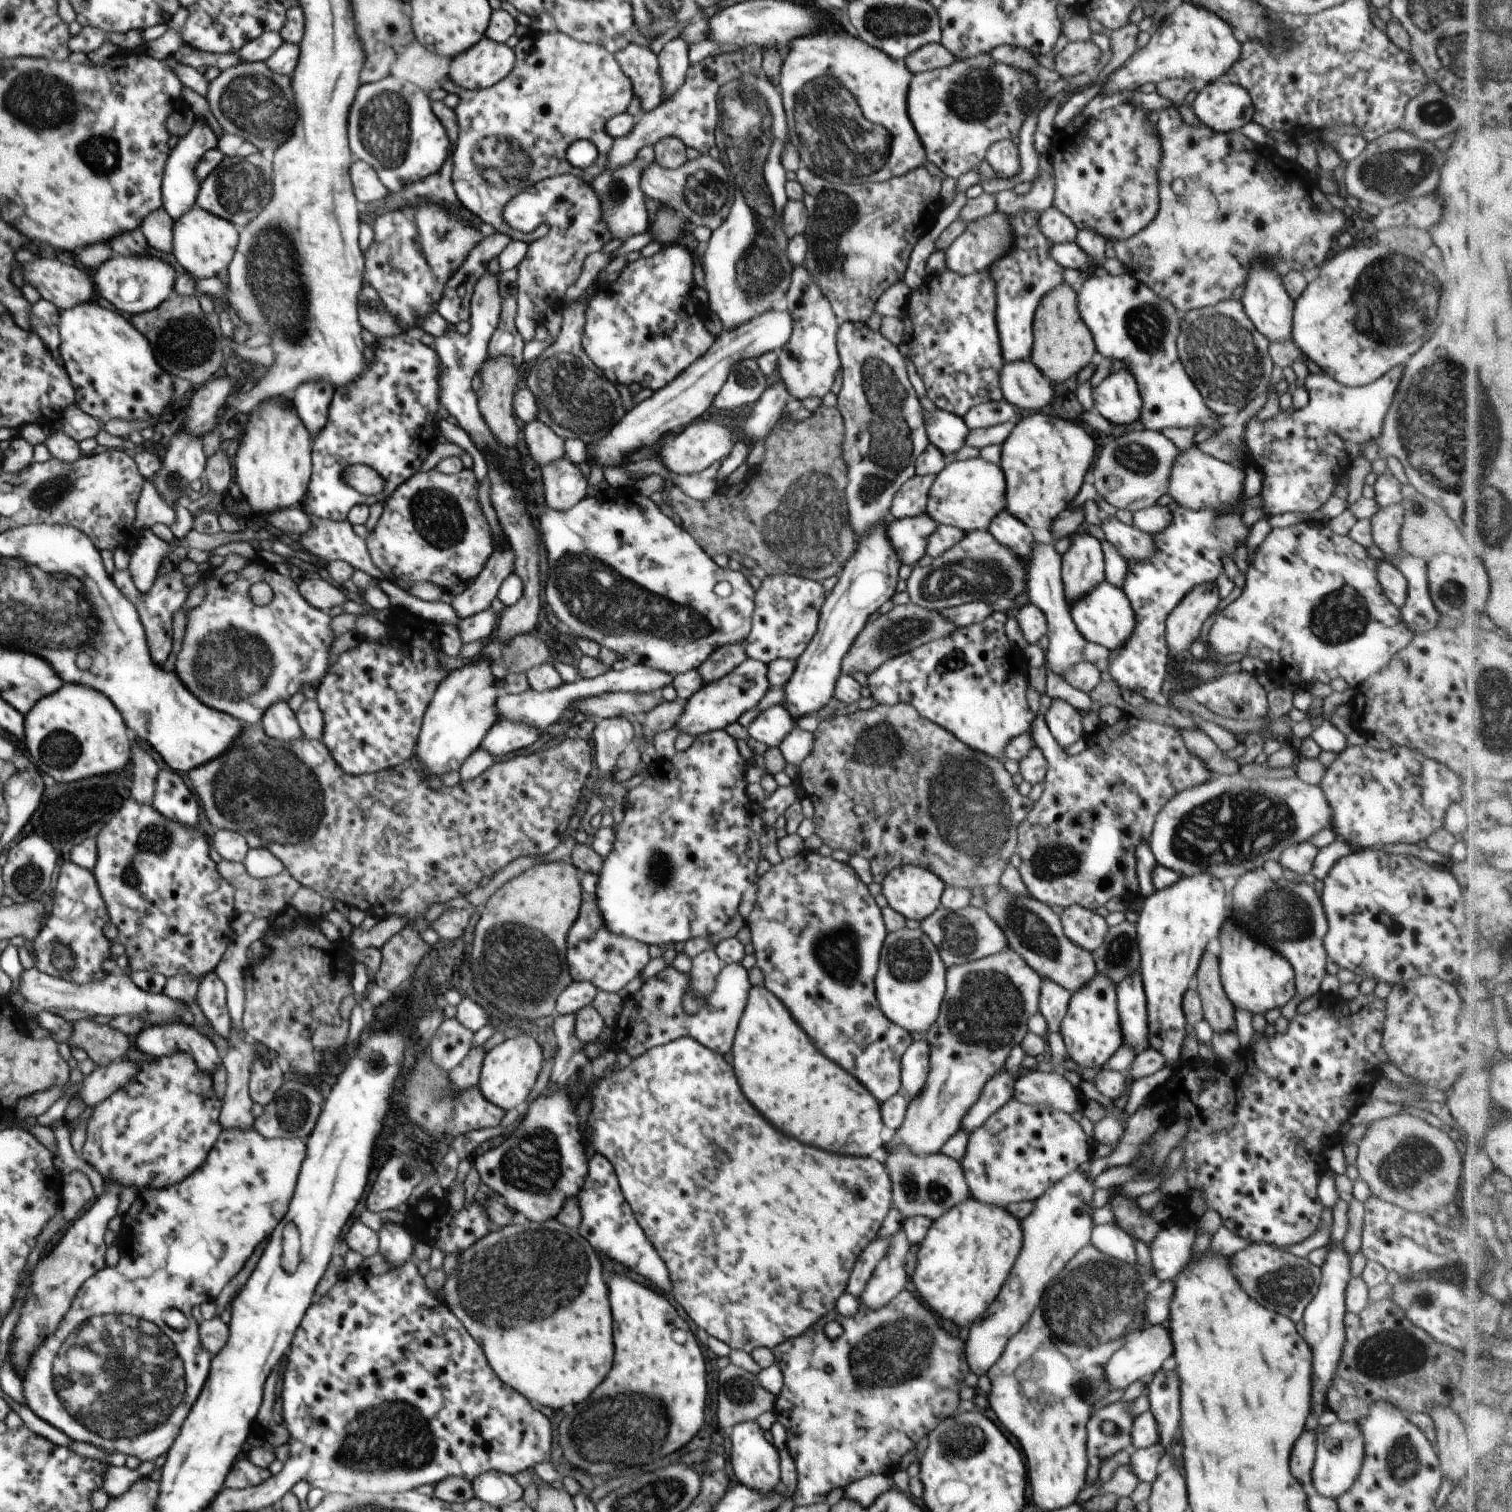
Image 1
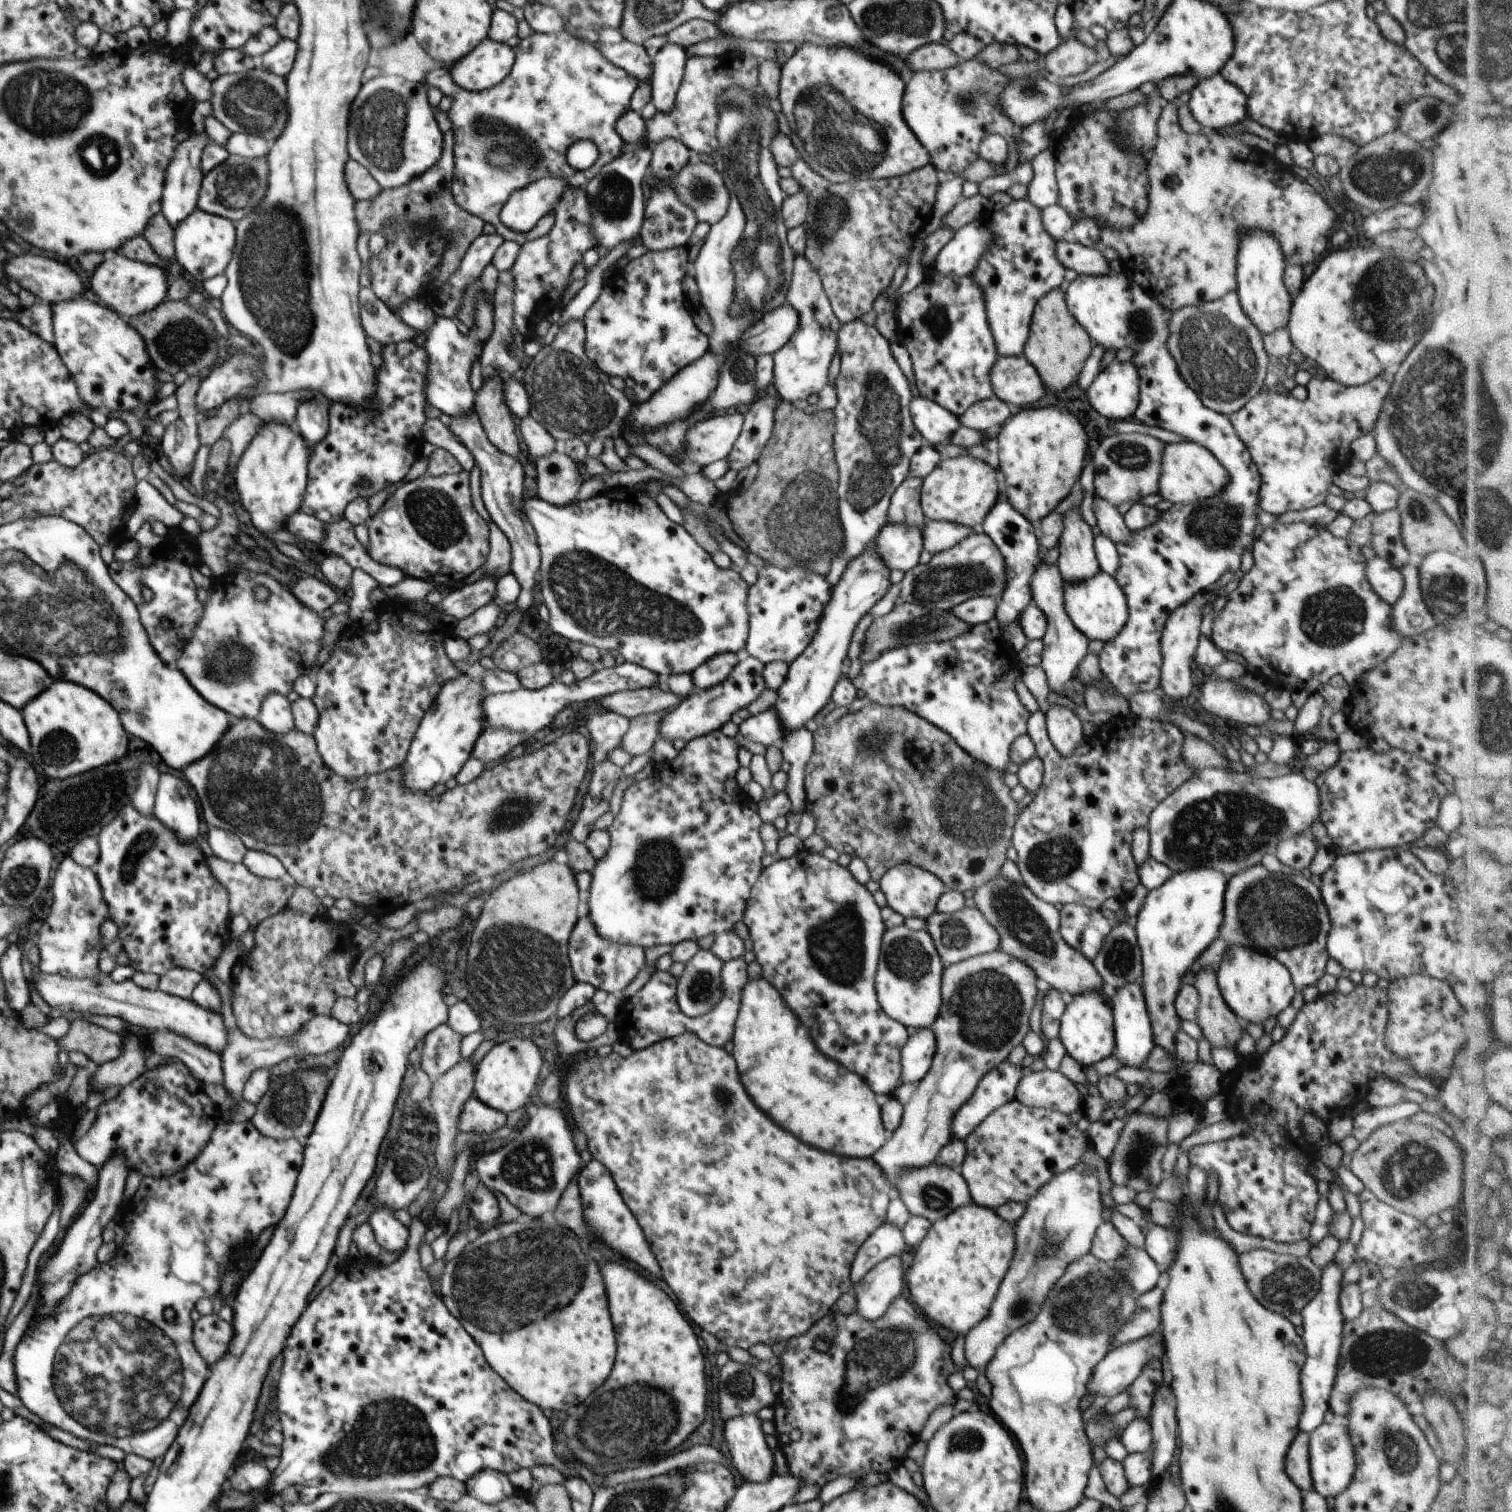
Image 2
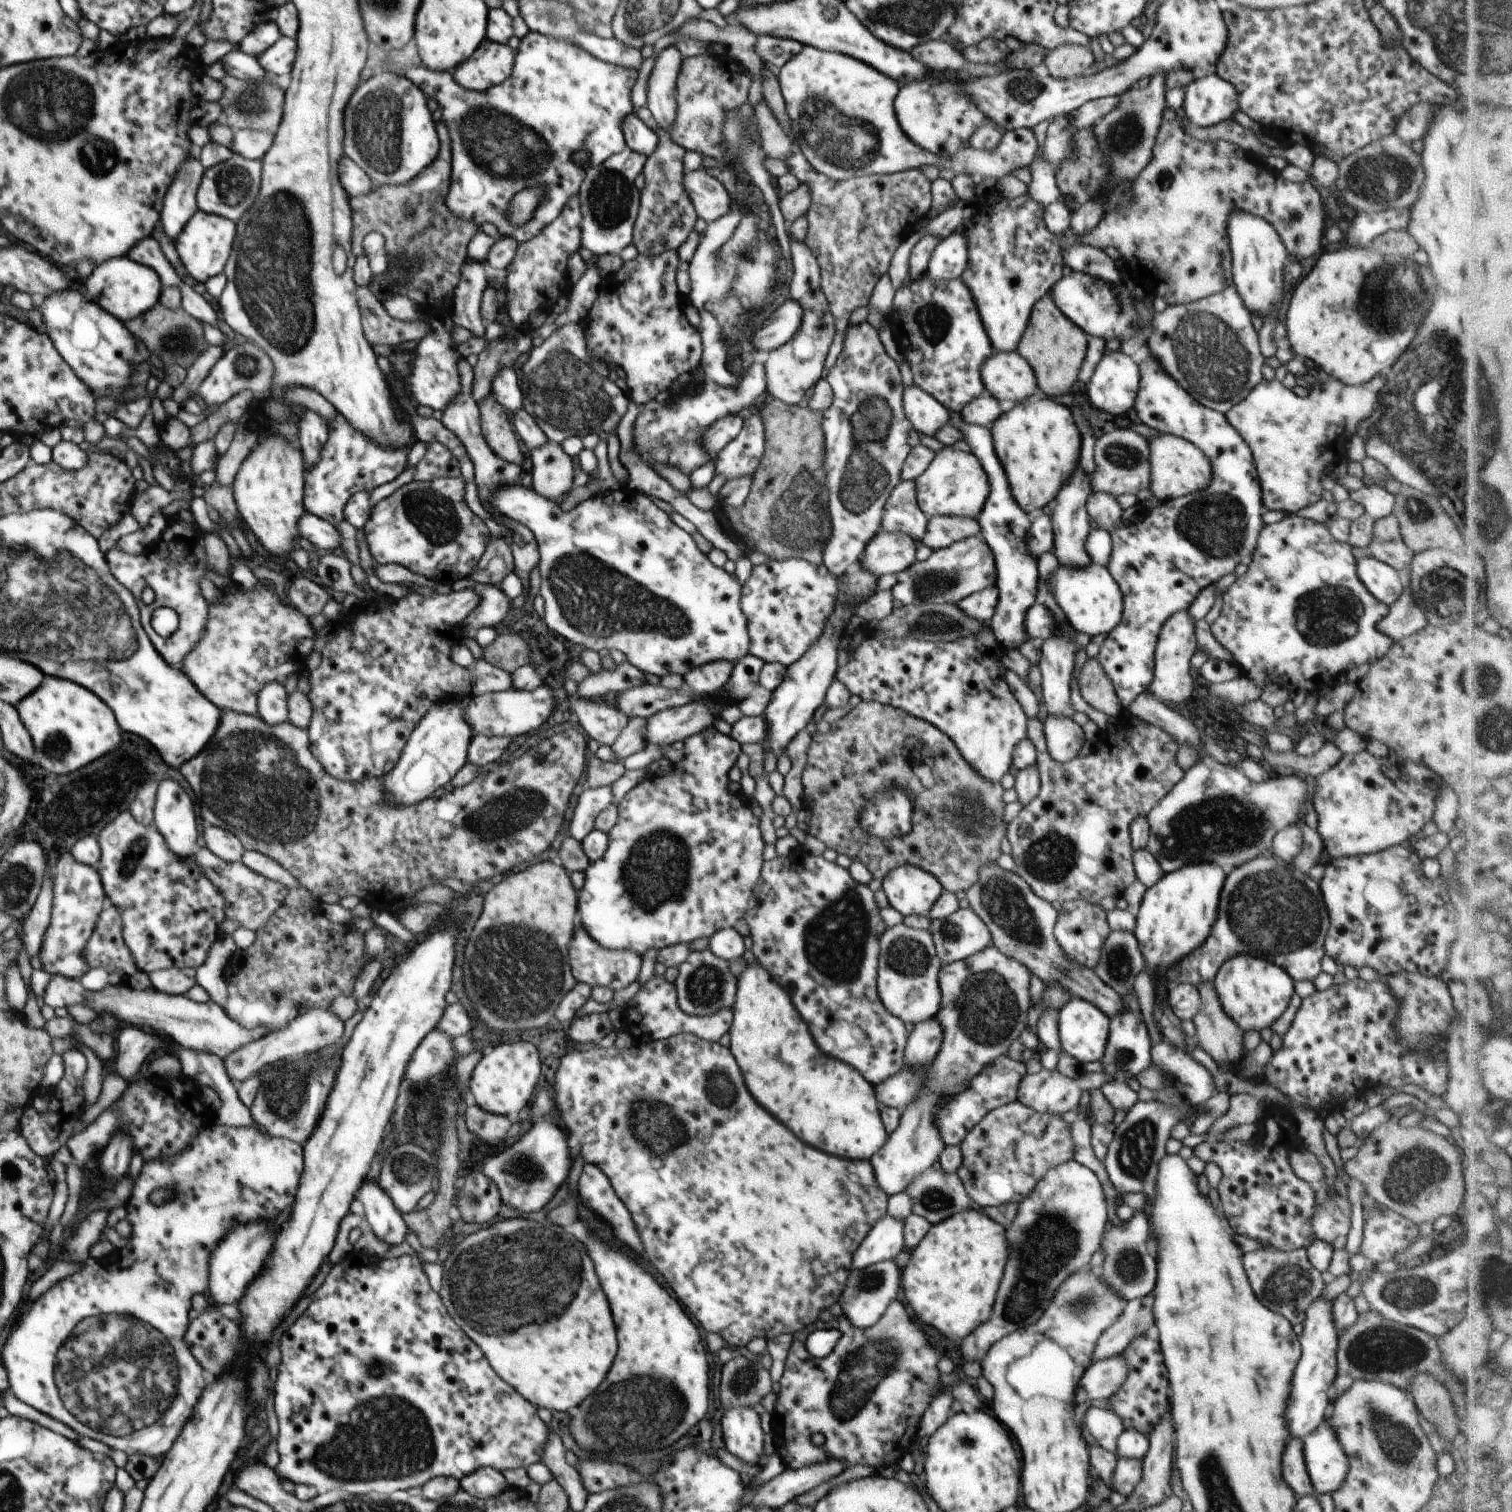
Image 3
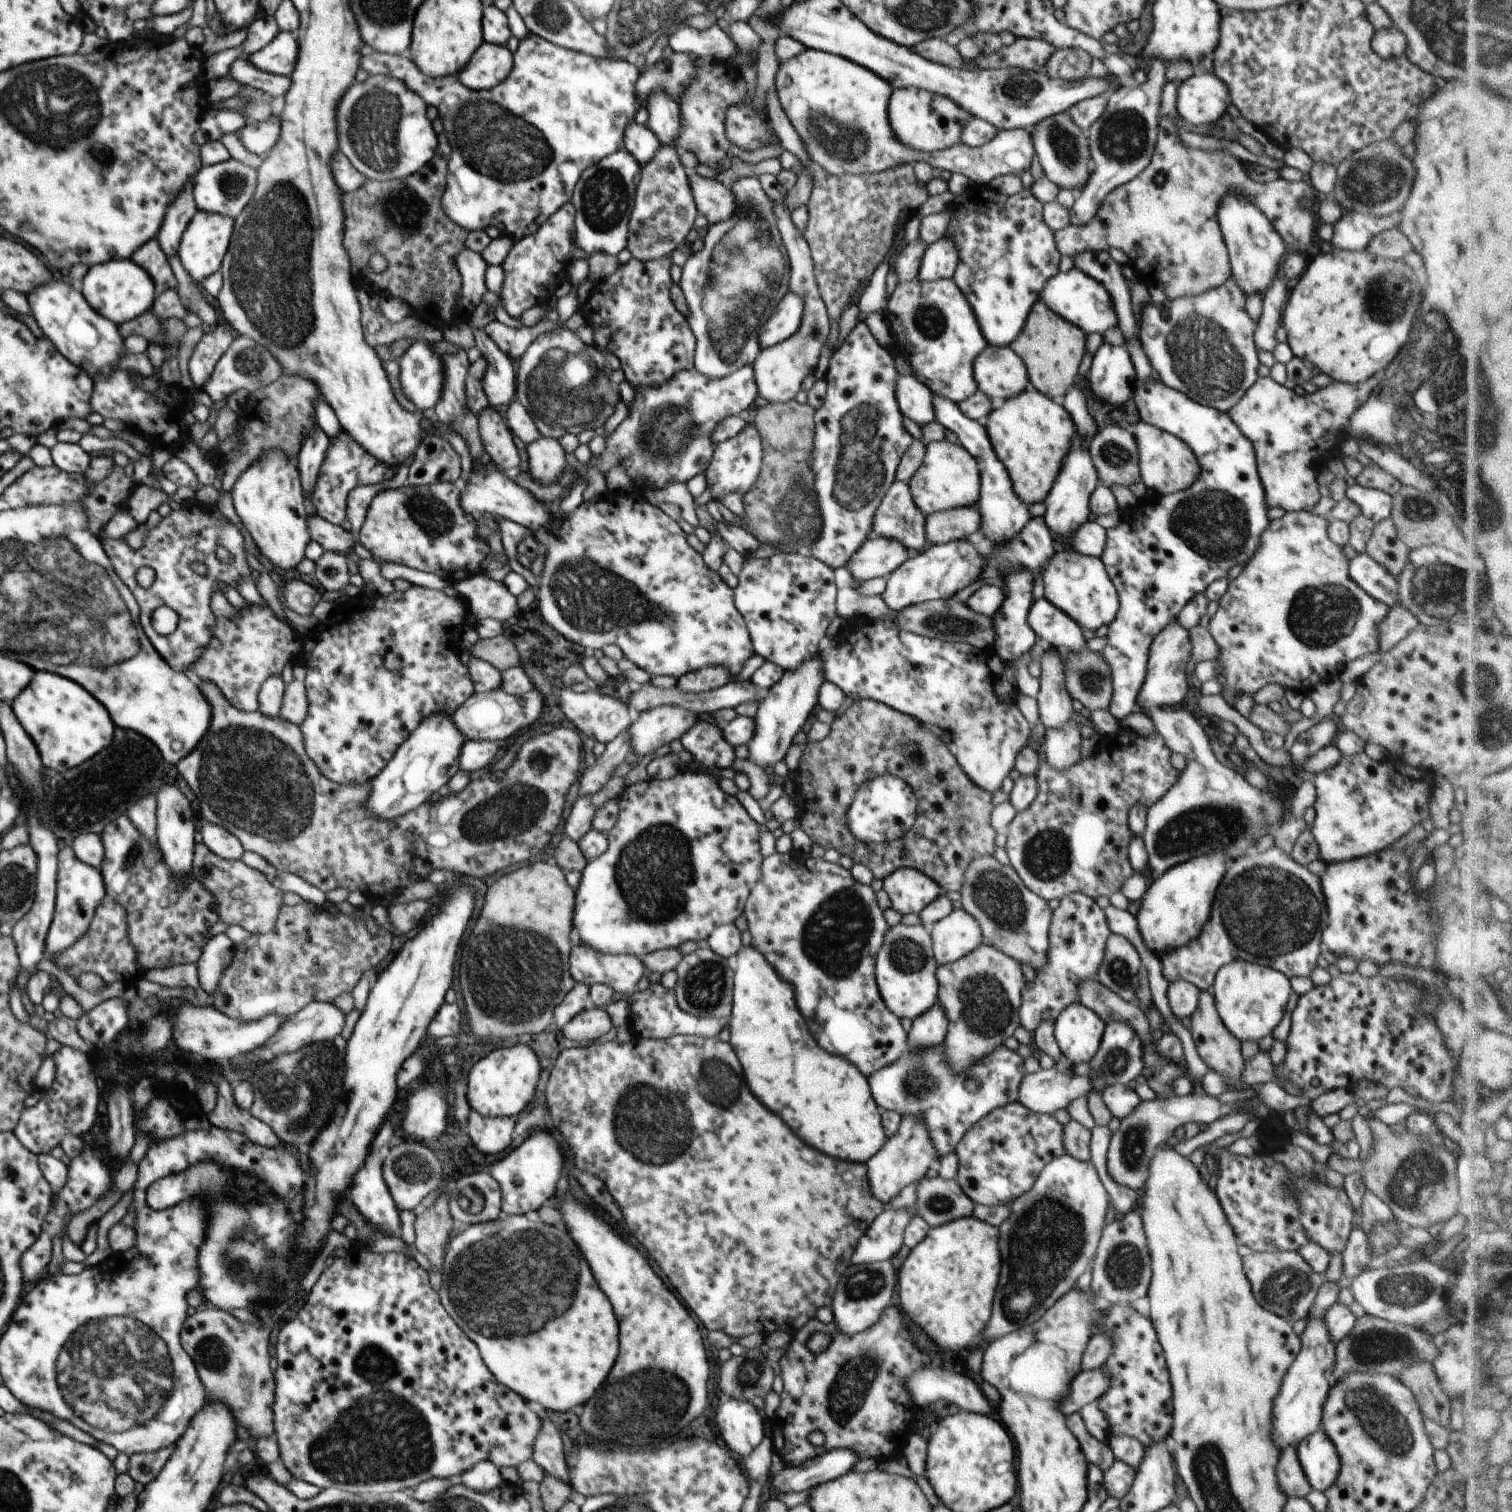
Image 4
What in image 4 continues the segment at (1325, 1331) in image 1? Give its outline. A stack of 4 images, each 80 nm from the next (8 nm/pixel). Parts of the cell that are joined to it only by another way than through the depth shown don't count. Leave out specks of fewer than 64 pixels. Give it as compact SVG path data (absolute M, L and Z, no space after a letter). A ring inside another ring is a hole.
M1312 1317L1299 1336L1301 1349L1292 1366L1286 1371L1280 1394L1274 1400L1274 1442L1282 1451L1288 1445L1296 1446L1309 1434L1322 1428L1324 1403L1335 1382L1333 1375L1335 1348L1324 1317Z

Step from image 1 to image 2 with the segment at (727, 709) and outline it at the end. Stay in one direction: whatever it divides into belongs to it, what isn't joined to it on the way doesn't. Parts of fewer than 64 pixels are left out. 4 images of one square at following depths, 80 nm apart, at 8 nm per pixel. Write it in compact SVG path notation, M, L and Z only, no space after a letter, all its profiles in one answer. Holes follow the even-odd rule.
M740 650L737 655L739 656L739 662L726 680L720 682L714 688L704 690L704 692L696 691L674 709L666 711L662 722L658 722L658 736L672 742L676 739L688 742L714 730L719 730L730 721L732 714L746 708L750 702L754 702L762 694L766 689L762 676L765 664L758 658L749 656L745 650Z

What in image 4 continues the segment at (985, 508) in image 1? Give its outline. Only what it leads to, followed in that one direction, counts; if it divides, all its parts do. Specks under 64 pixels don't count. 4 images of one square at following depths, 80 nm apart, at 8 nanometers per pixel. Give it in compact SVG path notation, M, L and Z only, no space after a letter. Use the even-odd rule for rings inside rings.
M946 439L931 442L925 449L925 459L908 482L915 505L922 514L927 517L940 511L976 506L981 497L981 472L976 459L963 446Z

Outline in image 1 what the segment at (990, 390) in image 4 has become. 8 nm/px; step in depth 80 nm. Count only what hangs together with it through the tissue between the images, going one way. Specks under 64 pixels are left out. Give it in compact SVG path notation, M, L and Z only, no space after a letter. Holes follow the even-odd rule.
M1030 361L1005 363L999 377L1004 400L1018 408L1042 412L1054 402L1051 380Z

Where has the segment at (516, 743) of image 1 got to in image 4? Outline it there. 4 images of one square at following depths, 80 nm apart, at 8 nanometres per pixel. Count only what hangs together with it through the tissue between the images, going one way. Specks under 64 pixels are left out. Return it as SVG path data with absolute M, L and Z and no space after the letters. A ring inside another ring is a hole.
M466 740L460 753L459 775L467 777L475 770L480 770L480 768L484 768L487 764L493 764L497 760L496 754L498 754L500 746L504 746L503 742Z

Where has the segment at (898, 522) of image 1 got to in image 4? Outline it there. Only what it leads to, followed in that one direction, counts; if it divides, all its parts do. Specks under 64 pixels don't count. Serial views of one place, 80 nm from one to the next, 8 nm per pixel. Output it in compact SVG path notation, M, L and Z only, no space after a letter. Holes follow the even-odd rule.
M871 536L866 539L862 546L849 559L846 568L851 572L855 582L863 583L865 580L876 578L884 578L888 574L892 574L903 562L910 558L907 546L900 541L889 539L886 537Z

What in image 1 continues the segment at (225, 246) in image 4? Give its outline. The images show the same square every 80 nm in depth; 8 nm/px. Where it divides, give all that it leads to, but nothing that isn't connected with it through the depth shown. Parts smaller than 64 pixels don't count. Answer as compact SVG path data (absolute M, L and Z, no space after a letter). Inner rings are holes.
M194 205L173 221L173 231L173 254L180 266L195 280L216 277L229 268L239 243L238 227L229 219L220 218L198 205Z

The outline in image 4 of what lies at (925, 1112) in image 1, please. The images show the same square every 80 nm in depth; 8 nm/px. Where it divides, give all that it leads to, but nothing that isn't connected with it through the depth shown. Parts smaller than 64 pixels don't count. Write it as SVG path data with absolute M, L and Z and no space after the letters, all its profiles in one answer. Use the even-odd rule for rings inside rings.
M982 944L958 961L938 966L936 979L939 989L939 1006L945 1011L948 1020L946 1039L943 1041L945 1060L954 1073L965 1073L995 1048L1004 1045L1004 1040L1008 1036L1013 1036L1014 1031L1021 1025L1019 1017L1021 994L1027 981L1020 965L1014 958L997 948ZM902 1117L898 1133L888 1137L882 1149L865 1163L871 1193L888 1207L897 1195L911 1183L918 1183L928 1173L939 1153L931 1142L927 1126L914 1117Z

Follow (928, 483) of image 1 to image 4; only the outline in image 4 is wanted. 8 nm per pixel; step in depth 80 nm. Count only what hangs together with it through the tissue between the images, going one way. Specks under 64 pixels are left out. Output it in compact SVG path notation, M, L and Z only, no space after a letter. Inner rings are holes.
M895 480L877 506L872 536L900 541L914 558L926 541L925 524L926 517L915 505L909 484Z

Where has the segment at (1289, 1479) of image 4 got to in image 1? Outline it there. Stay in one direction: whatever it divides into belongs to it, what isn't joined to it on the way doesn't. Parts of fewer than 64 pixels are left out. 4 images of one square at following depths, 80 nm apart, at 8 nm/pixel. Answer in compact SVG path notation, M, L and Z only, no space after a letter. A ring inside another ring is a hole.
M1302 1431L1294 1443L1294 1450L1290 1456L1290 1470L1294 1478L1305 1486L1312 1483L1311 1472L1315 1463L1317 1451L1317 1438L1315 1431Z

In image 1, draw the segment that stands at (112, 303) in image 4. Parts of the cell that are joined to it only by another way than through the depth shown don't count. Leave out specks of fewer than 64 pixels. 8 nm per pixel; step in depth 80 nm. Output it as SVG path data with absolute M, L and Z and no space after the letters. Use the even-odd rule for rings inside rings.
M116 255L110 257L94 272L94 282L97 282L100 300L108 300L118 310L134 316L157 309L174 292L176 273L168 262L150 256Z

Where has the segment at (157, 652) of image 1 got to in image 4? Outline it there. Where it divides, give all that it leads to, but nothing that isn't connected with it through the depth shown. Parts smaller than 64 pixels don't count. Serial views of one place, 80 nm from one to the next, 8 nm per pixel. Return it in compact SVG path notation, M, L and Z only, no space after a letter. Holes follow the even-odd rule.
M194 498L190 503L182 504L181 509L172 510L169 516L164 517L138 550L131 549L124 537L106 539L100 534L99 538L102 538L105 553L109 555L114 570L136 596L138 606L141 607L141 625L158 654L175 671L185 672L195 683L200 684L200 677L193 673L193 666L211 642L214 616L210 610L210 596L214 590L220 590L220 582L236 588L238 578L250 576L252 571L246 562L244 538L240 530L230 520L224 524L216 520L207 505L200 504ZM218 546L224 546L232 554L232 560L226 563L218 561L215 554ZM193 563L203 563L207 573L201 575L194 572L191 567ZM142 566L155 570L155 581L148 589L140 587L136 581L136 572ZM162 605L173 608L179 616L179 627L168 636L158 634L151 625L153 610Z

